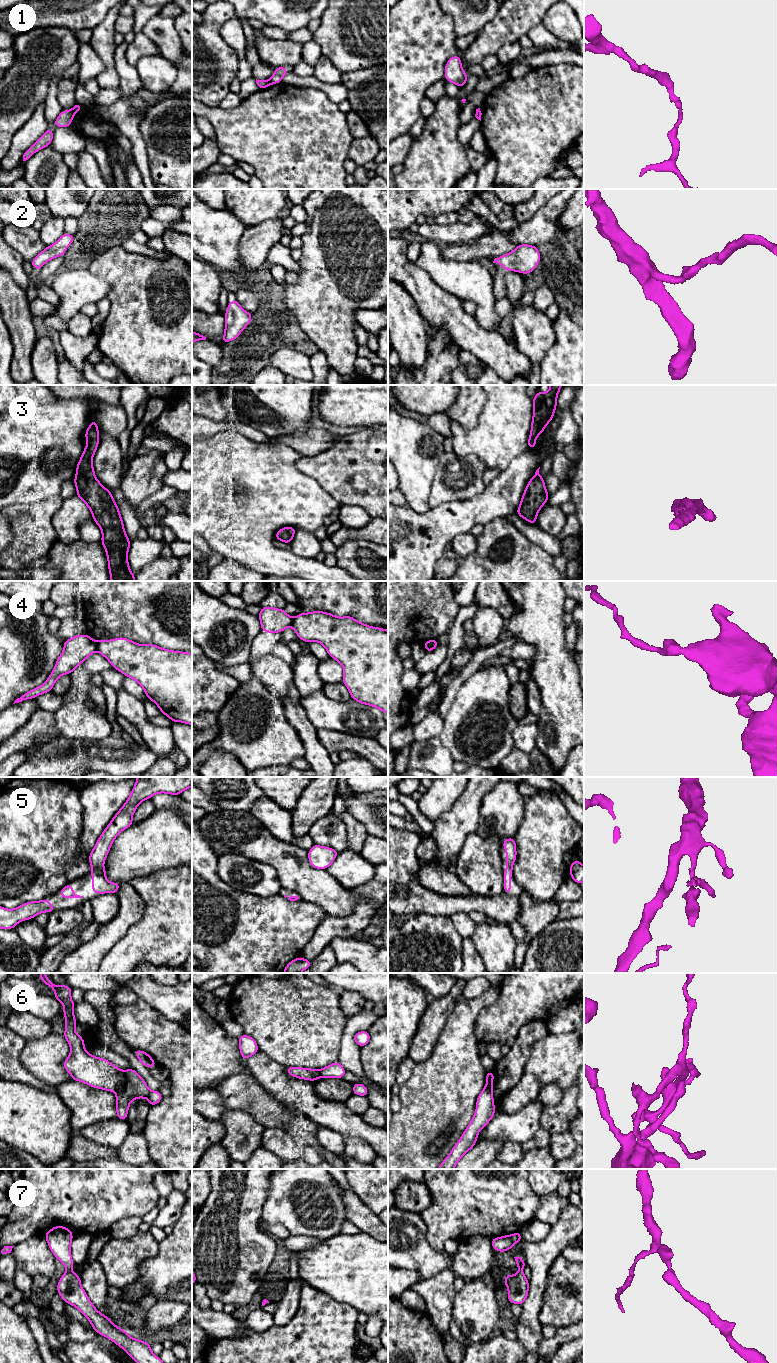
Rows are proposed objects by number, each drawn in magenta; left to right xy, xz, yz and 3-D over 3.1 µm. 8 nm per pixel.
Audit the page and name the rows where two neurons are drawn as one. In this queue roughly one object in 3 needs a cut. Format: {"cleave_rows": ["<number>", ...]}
{"cleave_rows": ["1", "4", "6"]}

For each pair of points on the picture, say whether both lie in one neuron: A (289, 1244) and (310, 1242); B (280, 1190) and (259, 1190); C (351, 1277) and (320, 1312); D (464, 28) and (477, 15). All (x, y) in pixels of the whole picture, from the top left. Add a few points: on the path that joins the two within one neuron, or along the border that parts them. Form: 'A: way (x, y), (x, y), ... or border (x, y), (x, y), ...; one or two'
A: way (294, 1243), (305, 1242); one
B: border (269, 1179), (267, 1197), (262, 1213); two
C: border (311, 1286), (353, 1307); two
D: way (467, 25), (474, 18); one

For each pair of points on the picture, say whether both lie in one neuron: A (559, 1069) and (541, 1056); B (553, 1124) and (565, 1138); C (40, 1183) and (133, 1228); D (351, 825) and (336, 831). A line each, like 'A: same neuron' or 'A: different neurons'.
A: same neuron
B: different neurons
C: different neurons
D: different neurons

